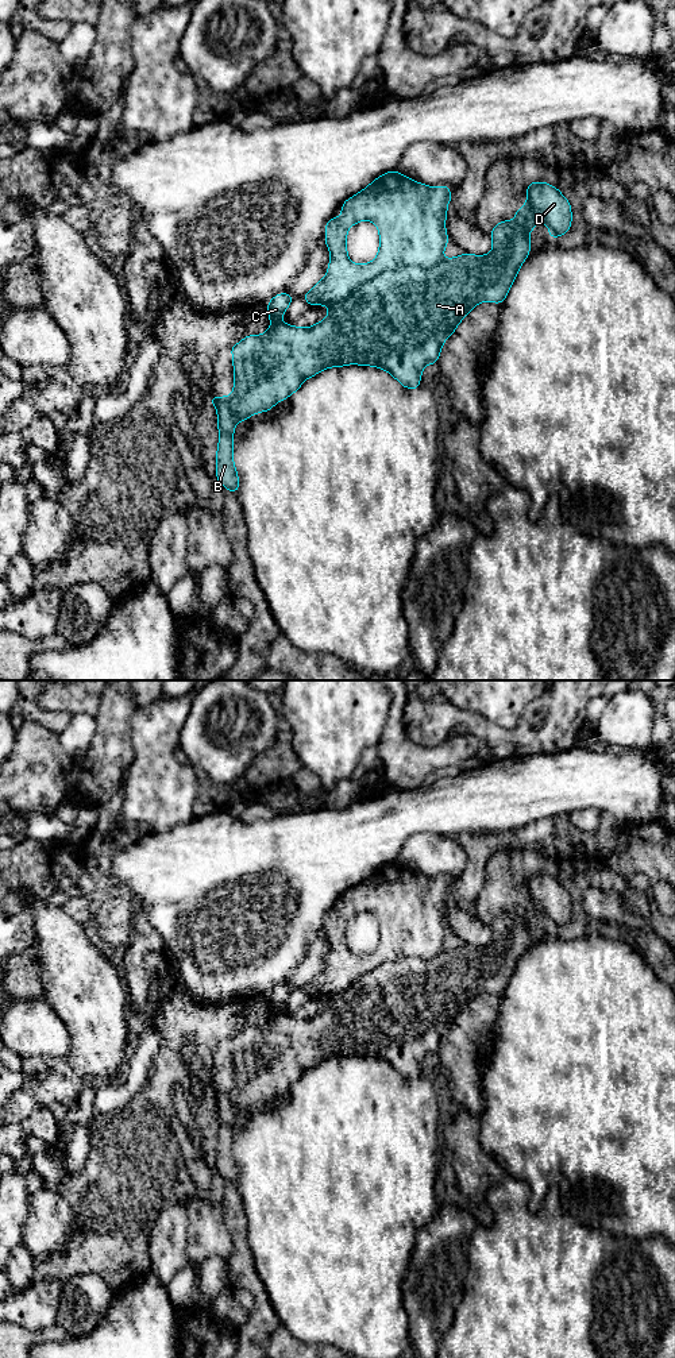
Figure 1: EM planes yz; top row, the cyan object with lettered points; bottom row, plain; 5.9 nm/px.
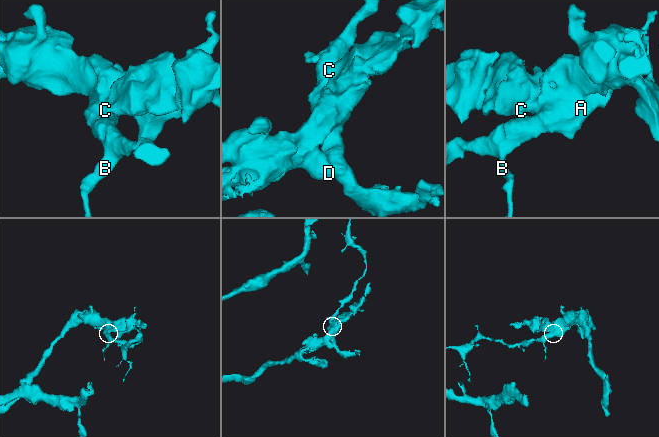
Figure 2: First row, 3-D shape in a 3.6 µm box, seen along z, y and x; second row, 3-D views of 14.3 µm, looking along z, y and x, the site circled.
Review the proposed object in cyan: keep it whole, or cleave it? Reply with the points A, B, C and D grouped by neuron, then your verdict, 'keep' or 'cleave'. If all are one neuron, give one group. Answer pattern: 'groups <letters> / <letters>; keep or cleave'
groups A B / C D; cleave

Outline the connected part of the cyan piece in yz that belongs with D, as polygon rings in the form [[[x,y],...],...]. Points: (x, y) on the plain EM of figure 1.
[[[529,873],[526,880],[526,895],[520,898],[537,914],[545,914],[549,930],[564,926],[571,919],[571,896],[558,879],[547,873]]]

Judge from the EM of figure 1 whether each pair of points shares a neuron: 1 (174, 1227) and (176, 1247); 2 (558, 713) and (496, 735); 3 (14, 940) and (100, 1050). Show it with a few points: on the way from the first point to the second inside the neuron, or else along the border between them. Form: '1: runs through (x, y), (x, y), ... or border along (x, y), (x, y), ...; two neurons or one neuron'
1: runs through (174, 1233), (174, 1242); one neuron
2: runs through (547, 729), (539, 737), (512, 737); one neuron
3: border along (33, 910), (35, 921), (34, 942); two neurons

